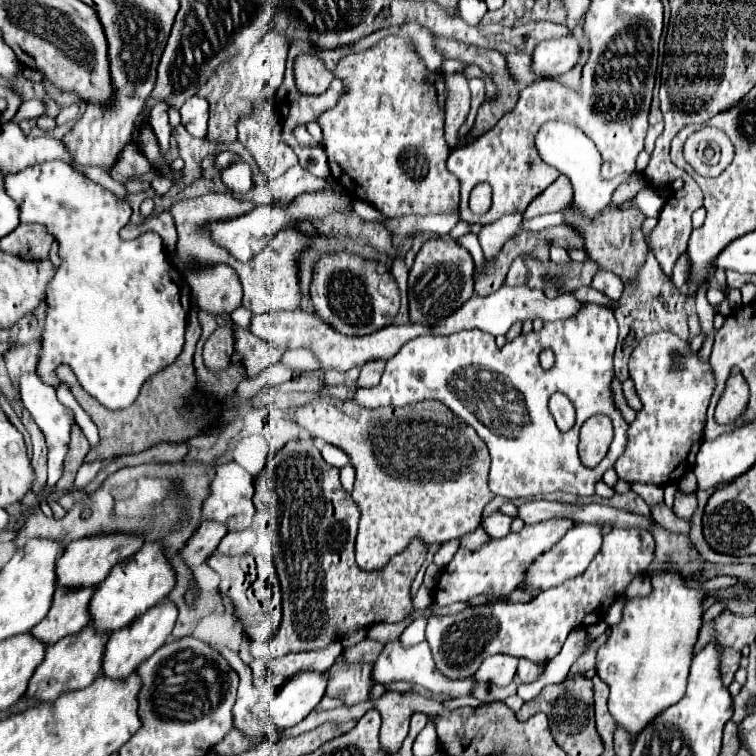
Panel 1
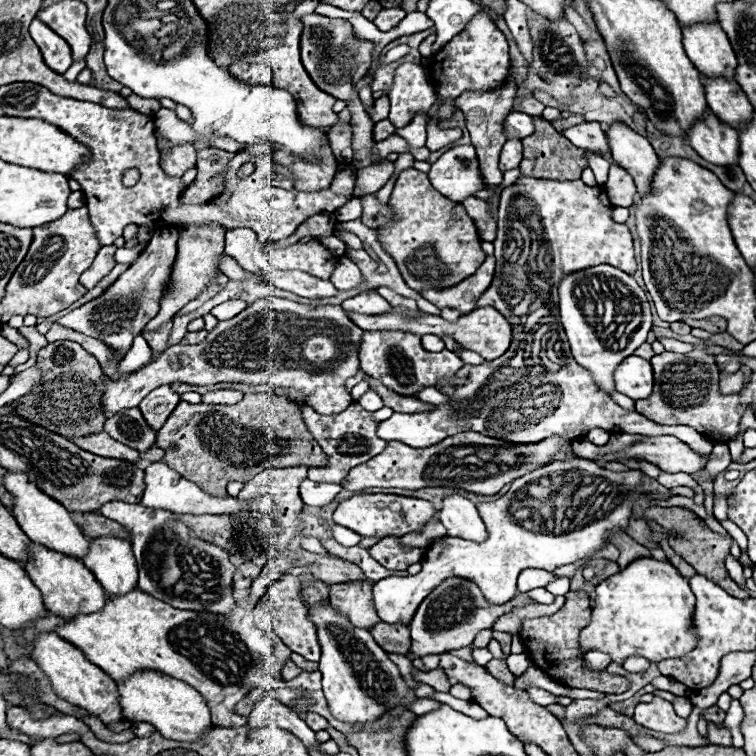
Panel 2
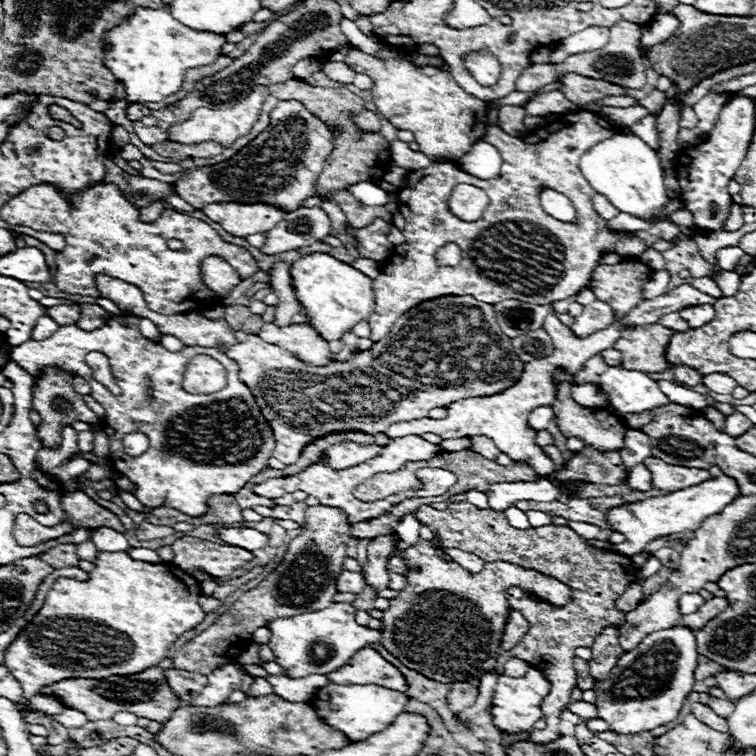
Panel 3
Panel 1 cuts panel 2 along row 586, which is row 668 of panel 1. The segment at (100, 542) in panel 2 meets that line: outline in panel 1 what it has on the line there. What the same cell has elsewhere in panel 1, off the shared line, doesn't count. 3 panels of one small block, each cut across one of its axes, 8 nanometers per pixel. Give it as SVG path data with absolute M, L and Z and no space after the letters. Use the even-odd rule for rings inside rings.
M160 602L156 604L152 610L144 612L140 618L136 618L130 626L112 632L108 644L106 644L106 652L104 652L104 666L102 672L110 678L126 678L128 674L132 674L144 660L148 660L170 636L174 622L176 622L178 610L174 602Z

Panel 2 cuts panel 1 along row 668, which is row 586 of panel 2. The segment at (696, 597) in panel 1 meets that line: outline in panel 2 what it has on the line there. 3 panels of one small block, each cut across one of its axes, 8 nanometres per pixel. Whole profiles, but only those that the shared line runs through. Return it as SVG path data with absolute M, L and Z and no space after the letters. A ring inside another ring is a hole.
M652 556L636 558L624 570L598 584L596 594L598 598L592 610L592 620L580 634L580 646L584 650L608 652L614 662L622 664L628 656L644 656L650 662L660 662L666 658L684 656L696 646L696 636L692 634L692 612L696 598L688 586L688 580L682 578L668 560L656 560Z

